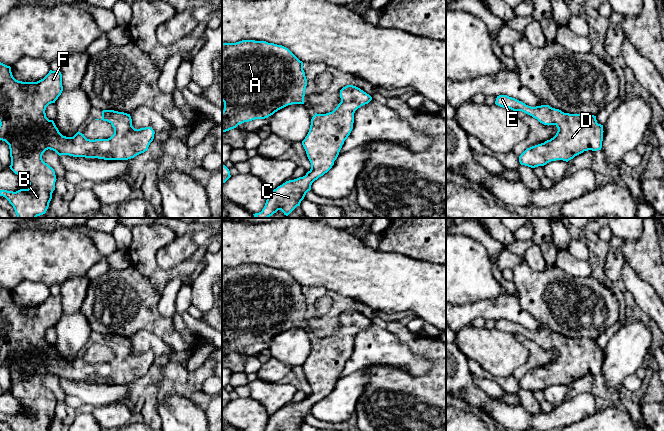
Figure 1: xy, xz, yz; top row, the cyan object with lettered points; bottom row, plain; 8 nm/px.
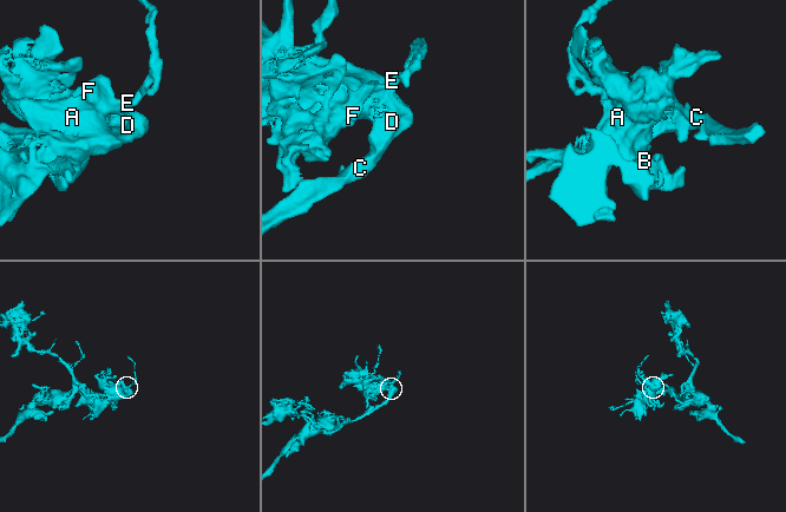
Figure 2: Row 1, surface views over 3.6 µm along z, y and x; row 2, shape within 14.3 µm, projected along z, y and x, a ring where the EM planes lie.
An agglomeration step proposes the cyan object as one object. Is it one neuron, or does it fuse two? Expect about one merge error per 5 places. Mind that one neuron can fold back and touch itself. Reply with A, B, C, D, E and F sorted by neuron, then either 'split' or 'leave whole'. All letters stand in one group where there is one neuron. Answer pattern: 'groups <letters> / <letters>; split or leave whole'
groups A B C D E F; leave whole

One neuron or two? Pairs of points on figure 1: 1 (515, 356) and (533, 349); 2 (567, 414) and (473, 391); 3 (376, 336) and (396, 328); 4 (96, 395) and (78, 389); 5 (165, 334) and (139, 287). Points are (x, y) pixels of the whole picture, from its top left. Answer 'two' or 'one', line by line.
1: two
2: one
3: two
4: one
5: one

